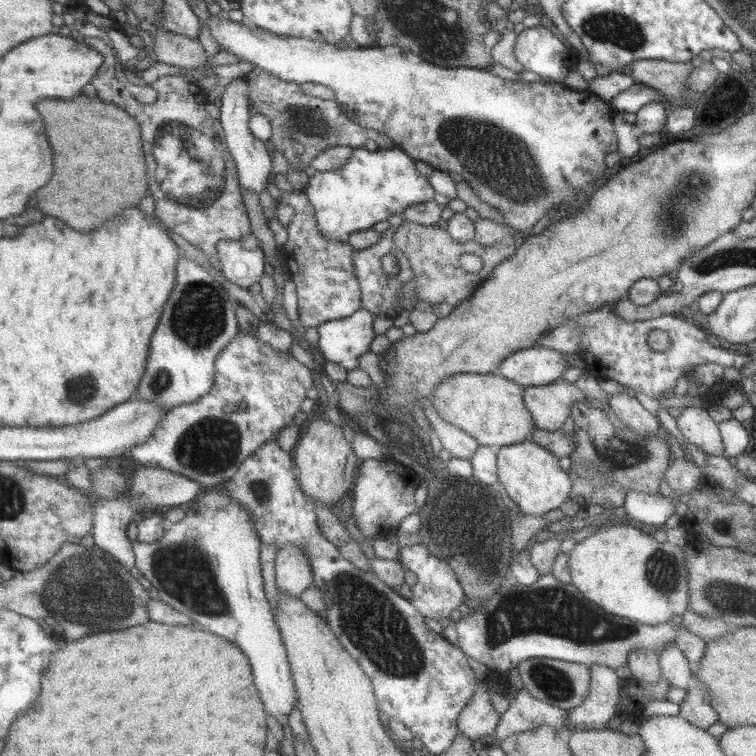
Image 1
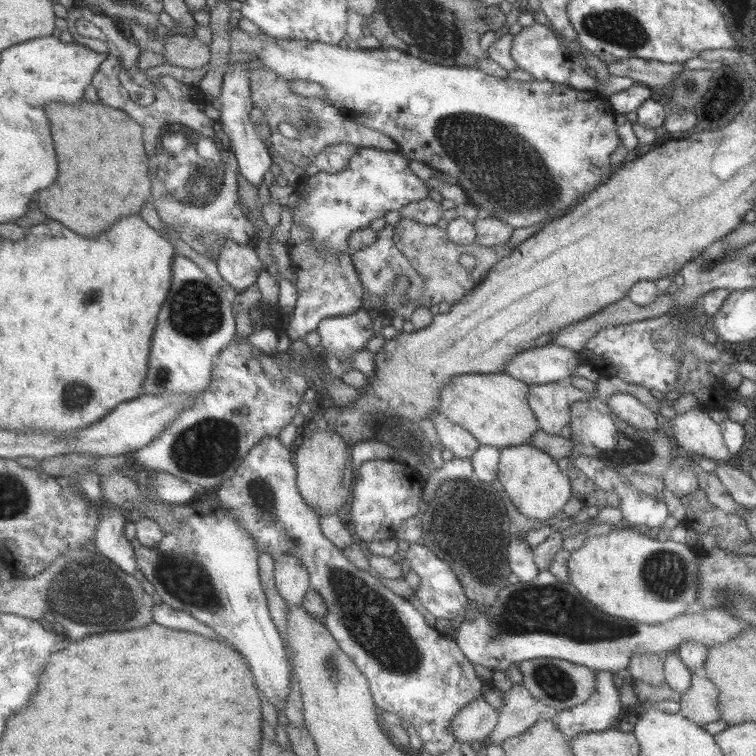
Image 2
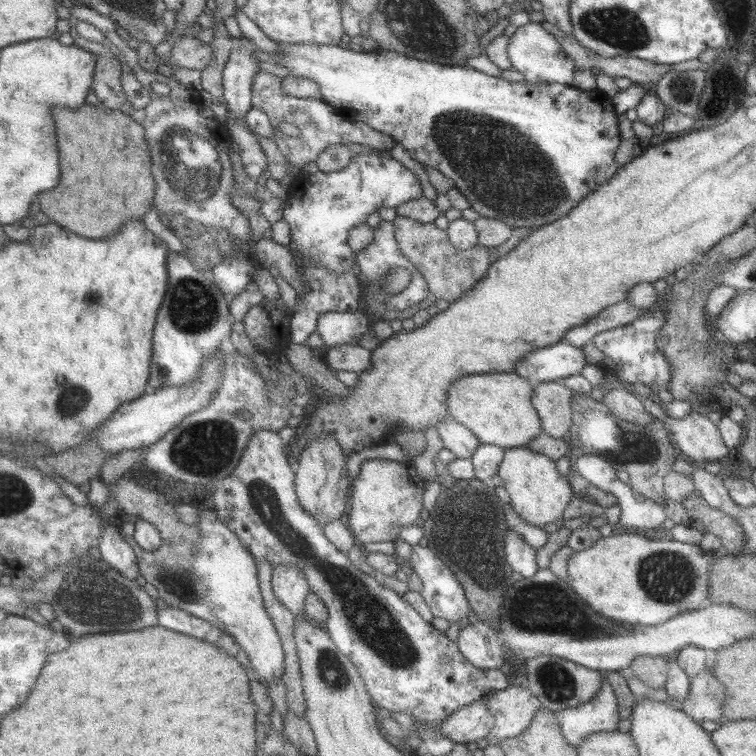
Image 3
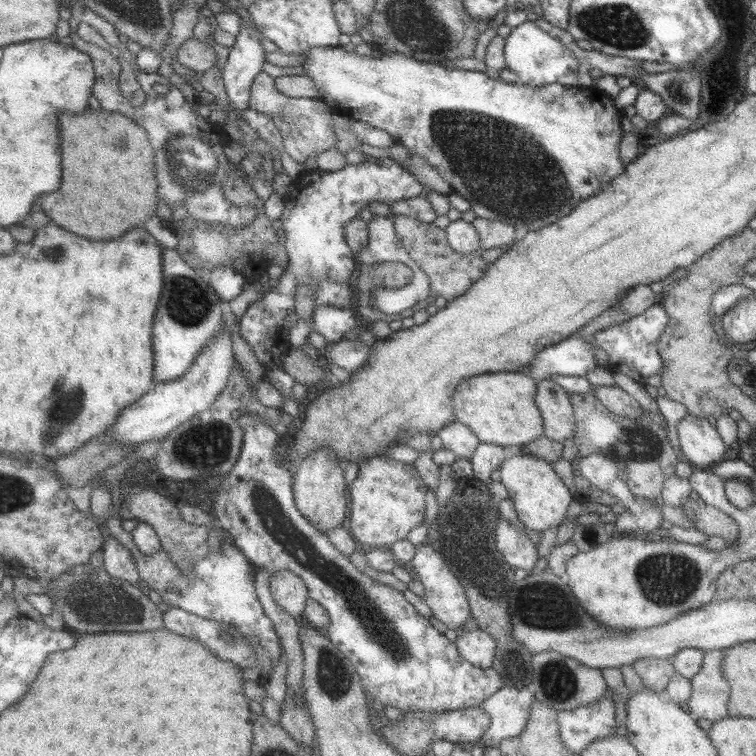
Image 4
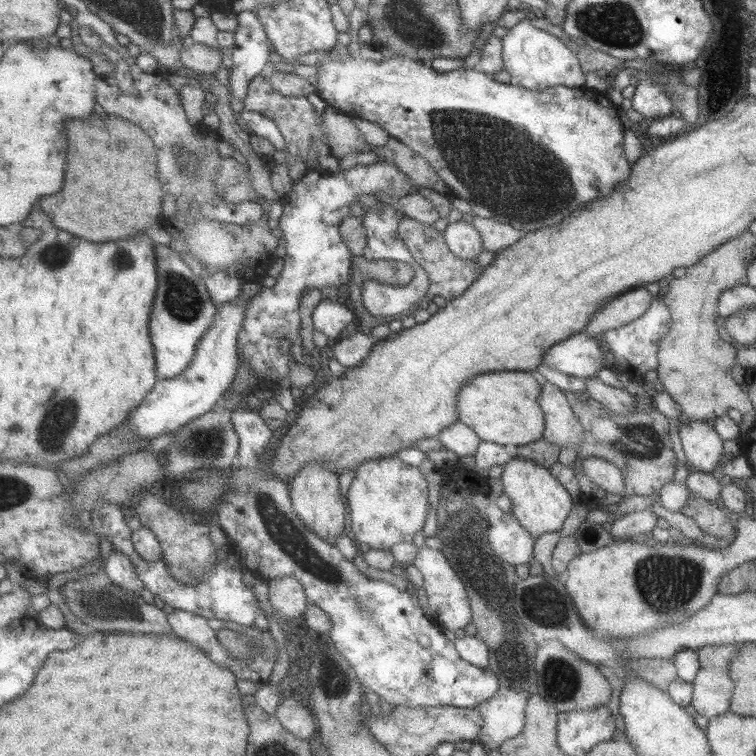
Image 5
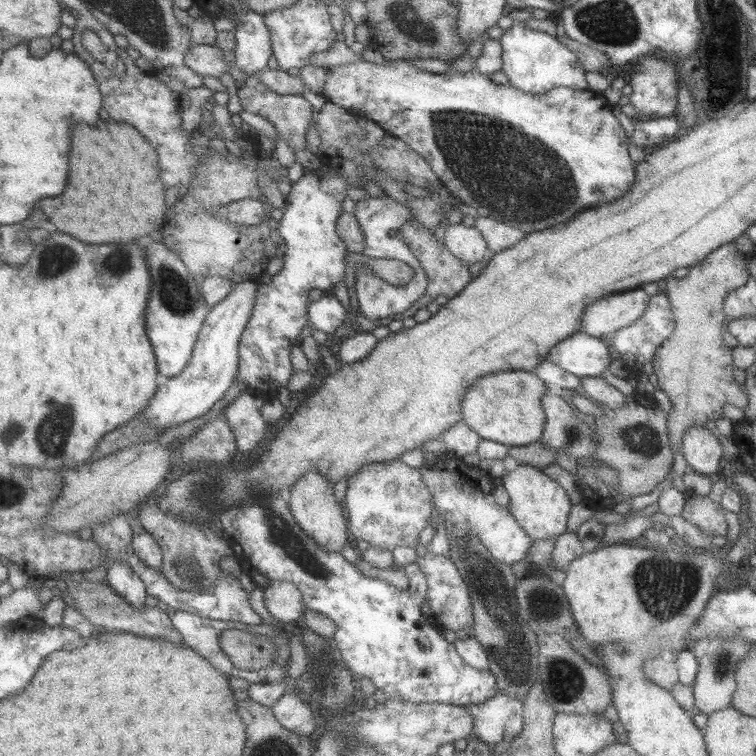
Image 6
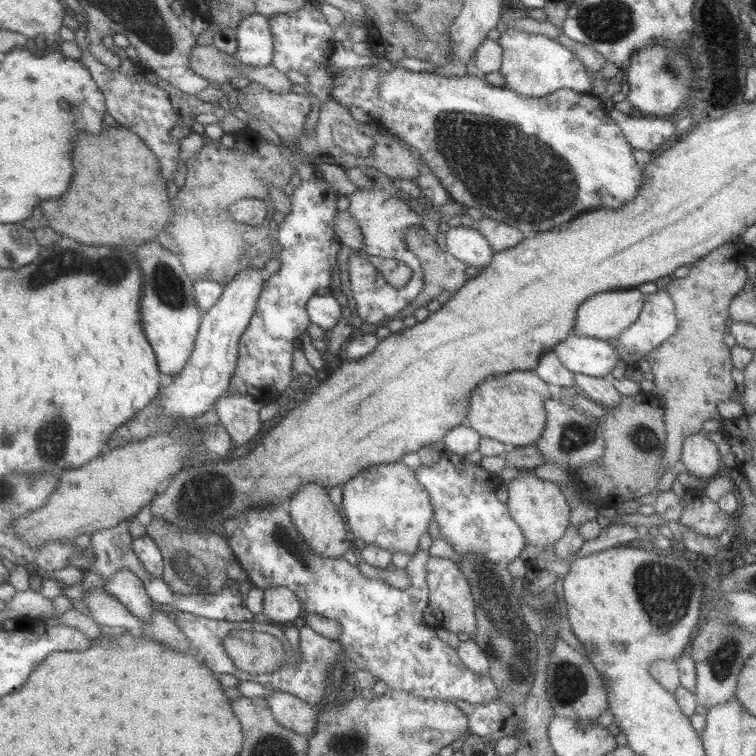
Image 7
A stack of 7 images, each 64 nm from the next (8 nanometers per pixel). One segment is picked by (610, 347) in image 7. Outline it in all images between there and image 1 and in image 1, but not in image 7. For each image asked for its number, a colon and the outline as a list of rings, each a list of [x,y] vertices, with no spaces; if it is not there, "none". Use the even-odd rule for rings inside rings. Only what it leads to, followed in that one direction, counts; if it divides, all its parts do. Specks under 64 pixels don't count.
1: [[[523,348],[515,352],[515,356],[507,356],[497,376],[503,376],[511,382],[527,386],[545,386],[555,380],[561,380],[563,372],[569,368],[565,360],[565,352],[557,352],[553,348]]]
2: [[[547,344],[541,348],[531,348],[515,356],[507,364],[507,376],[521,380],[527,386],[535,384],[551,384],[551,382],[567,382],[577,364],[577,352],[557,346],[557,344]]]
3: [[[557,342],[529,352],[523,360],[519,360],[513,374],[519,374],[531,384],[531,388],[535,388],[541,382],[559,382],[567,376],[579,376],[585,366],[587,360],[579,346]]]
4: [[[573,336],[537,352],[531,366],[527,366],[525,370],[521,368],[521,372],[535,382],[551,380],[551,374],[585,378],[587,372],[597,368],[593,360],[593,350],[593,342]]]
5: [[[585,332],[573,334],[559,344],[553,344],[541,358],[541,364],[559,370],[567,376],[591,380],[603,364],[605,348],[601,346],[599,338],[591,338]]]
6: [[[575,332],[573,336],[555,344],[549,350],[547,360],[577,378],[601,378],[601,374],[611,366],[607,346],[609,344],[605,338],[593,338],[585,336],[583,332]]]

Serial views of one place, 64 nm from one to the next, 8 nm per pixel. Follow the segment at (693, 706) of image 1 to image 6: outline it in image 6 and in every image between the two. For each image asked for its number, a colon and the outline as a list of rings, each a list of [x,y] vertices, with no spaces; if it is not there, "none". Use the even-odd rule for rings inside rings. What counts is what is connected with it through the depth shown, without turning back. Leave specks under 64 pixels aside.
2: [[[697,668],[691,674],[691,686],[681,696],[679,714],[699,726],[721,720],[721,712],[717,708],[719,692],[721,690],[707,678],[707,672],[703,668]]]
3: [[[705,668],[703,672],[691,676],[691,690],[687,698],[681,702],[683,704],[681,710],[695,722],[703,720],[719,722],[723,720],[723,700],[725,700],[723,684],[717,680],[711,668]]]
4: [[[709,650],[705,652],[705,658],[703,658],[703,664],[701,664],[701,670],[691,678],[691,698],[687,704],[689,712],[693,712],[697,718],[705,718],[705,720],[711,720],[711,722],[717,722],[717,720],[723,720],[727,716],[727,702],[729,702],[729,684],[723,676],[723,670],[721,670],[721,664],[723,664],[723,658],[725,658],[725,652],[723,650]]]
5: [[[739,644],[699,648],[699,672],[695,676],[695,682],[691,682],[691,706],[699,716],[711,720],[719,714],[729,712],[731,696],[735,690],[735,684],[729,676],[729,666],[737,652]]]
6: [[[729,636],[729,638],[703,638],[687,648],[697,658],[699,664],[695,684],[691,686],[695,696],[695,712],[709,716],[711,712],[719,712],[731,706],[733,694],[737,690],[737,682],[735,682],[737,664],[749,654],[751,644],[753,644],[751,640],[745,640],[741,636]]]

